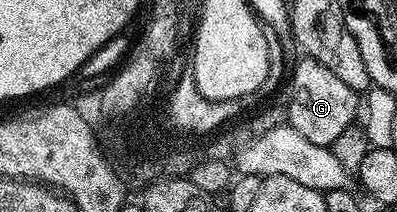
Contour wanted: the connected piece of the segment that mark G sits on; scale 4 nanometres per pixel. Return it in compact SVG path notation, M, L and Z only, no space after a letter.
M299 58L298 62L293 64L290 75L290 100L284 103L286 108L286 117L289 126L296 129L296 133L308 137L312 145L329 147L344 133L344 129L355 126L357 117L360 115L360 95L353 91L336 73L324 69L320 61Z

